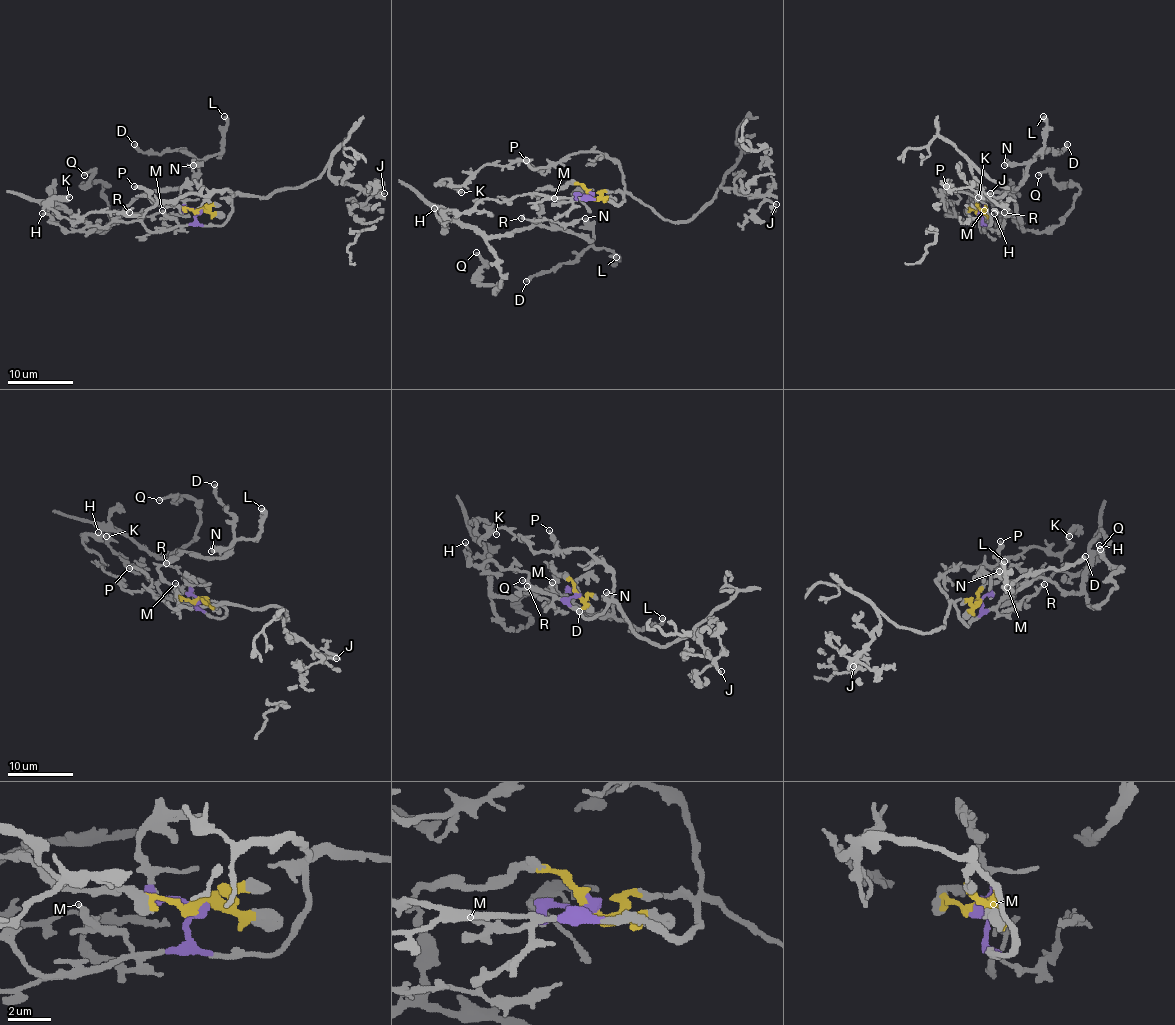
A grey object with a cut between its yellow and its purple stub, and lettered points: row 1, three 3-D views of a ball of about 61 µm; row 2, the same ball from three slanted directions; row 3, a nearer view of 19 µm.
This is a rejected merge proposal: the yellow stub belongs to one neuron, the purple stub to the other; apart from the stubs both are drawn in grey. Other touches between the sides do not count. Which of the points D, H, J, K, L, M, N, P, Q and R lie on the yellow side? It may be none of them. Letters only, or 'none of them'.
D, L, N, Q

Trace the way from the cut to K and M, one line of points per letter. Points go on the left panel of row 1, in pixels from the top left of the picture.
K: (199, 210), (201, 224), (220, 226), (228, 190), (74, 223), (48, 206), (69, 196)
M: (199, 210), (192, 223), (179, 224), (161, 210)

